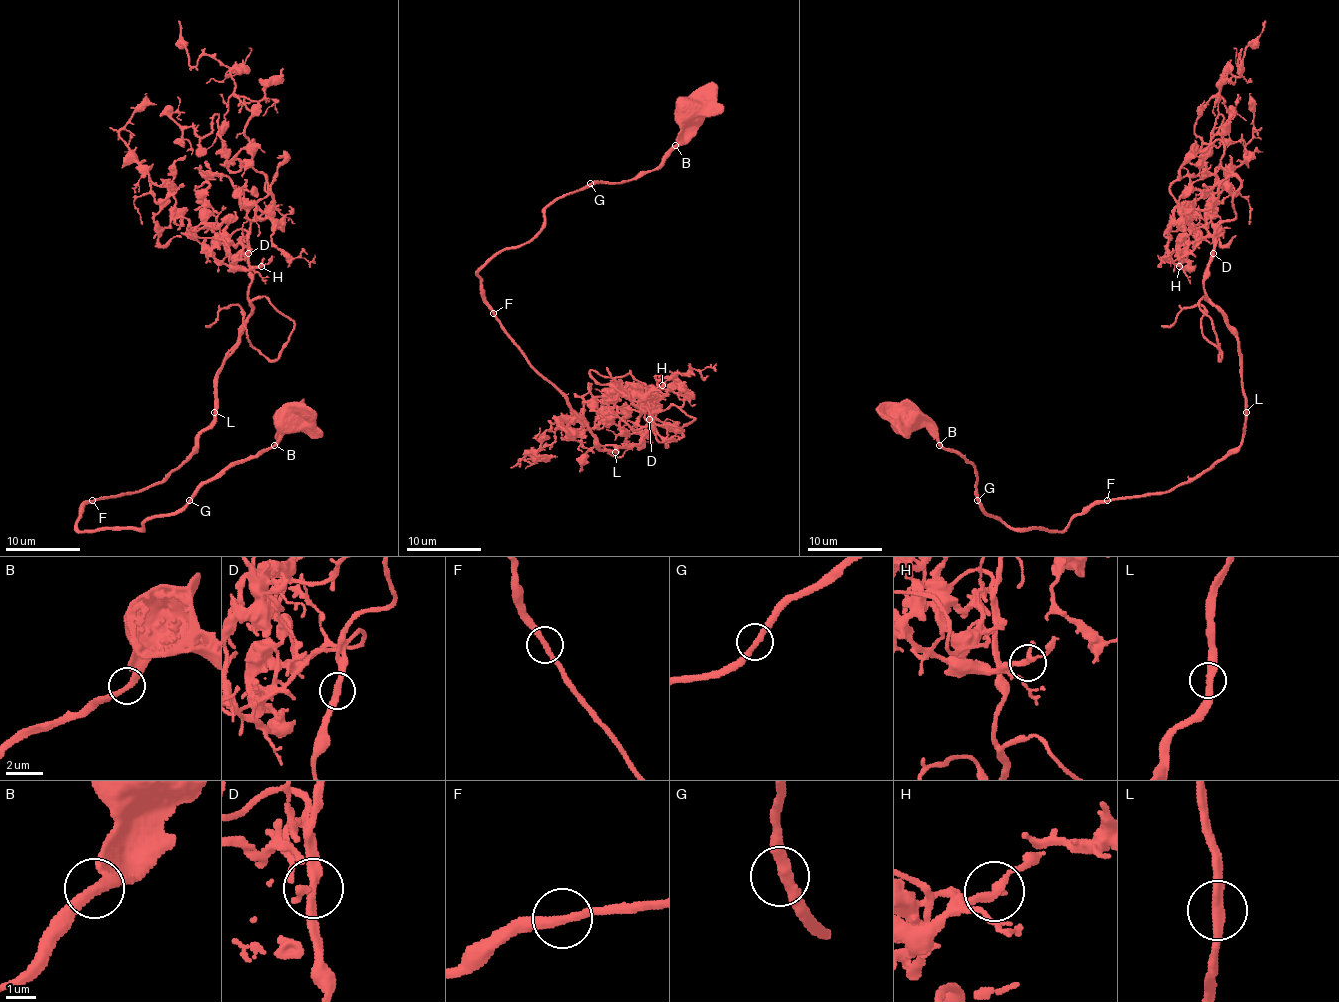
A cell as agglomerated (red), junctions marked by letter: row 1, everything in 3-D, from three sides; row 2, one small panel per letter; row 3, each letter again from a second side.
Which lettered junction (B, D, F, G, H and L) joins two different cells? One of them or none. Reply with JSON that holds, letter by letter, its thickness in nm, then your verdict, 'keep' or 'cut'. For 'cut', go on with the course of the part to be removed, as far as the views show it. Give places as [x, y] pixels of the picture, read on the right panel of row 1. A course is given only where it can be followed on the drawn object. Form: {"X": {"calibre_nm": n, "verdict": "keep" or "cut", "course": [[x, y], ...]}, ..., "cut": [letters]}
{"B": {"calibre_nm": 320, "verdict": "keep"}, "D": {"calibre_nm": 300, "verdict": "keep"}, "F": {"calibre_nm": 280, "verdict": "keep"}, "G": {"calibre_nm": 340, "verdict": "keep"}, "H": {"calibre_nm": 280, "verdict": "keep"}, "L": {"calibre_nm": 320, "verdict": "keep"}, "cut": []}

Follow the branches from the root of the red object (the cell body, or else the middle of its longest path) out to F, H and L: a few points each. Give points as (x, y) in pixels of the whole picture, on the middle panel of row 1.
F: (690, 112), (677, 145), (653, 170), (556, 198), (532, 238), (497, 251), (478, 270), (480, 292), (493, 313)
H: (690, 112), (653, 170), (556, 198), (478, 270), (599, 448), (636, 445), (636, 391), (662, 385)
L: (690, 112), (677, 145), (653, 170), (556, 198), (532, 238), (478, 270), (504, 333), (593, 443), (616, 452)

